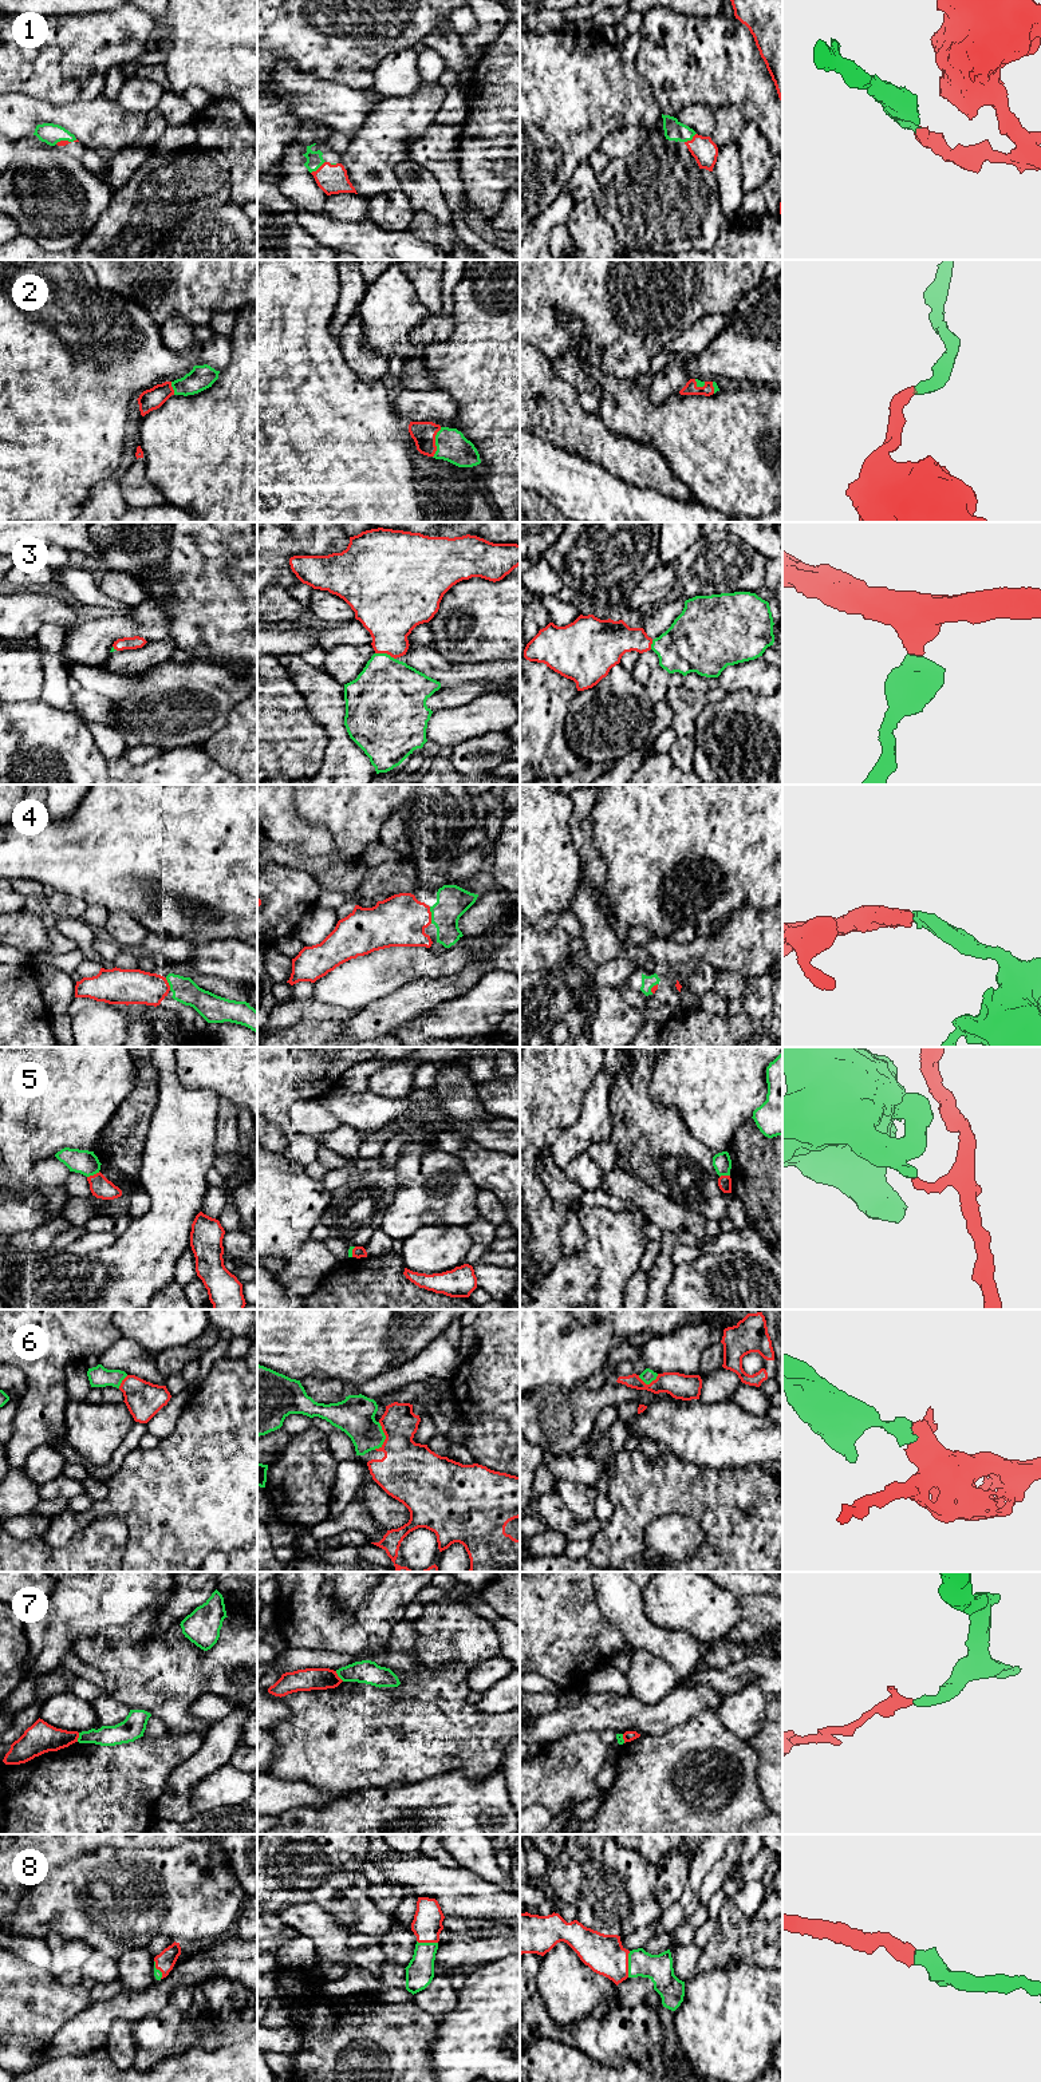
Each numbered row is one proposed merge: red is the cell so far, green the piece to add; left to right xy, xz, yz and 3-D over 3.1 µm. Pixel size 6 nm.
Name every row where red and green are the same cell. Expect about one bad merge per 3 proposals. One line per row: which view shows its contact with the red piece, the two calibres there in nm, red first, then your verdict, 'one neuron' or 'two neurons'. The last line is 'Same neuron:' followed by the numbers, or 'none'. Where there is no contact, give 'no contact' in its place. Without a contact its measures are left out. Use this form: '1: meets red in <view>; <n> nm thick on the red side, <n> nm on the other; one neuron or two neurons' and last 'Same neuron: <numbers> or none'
1: meets red in xz; 180 nm thick on the red side, 100 nm on the other; one neuron
2: meets red in xz; 140 nm thick on the red side, 190 nm on the other; one neuron
3: meets red in xz; 360 nm thick on the red side, 420 nm on the other; one neuron
4: meets red in xz; 300 nm thick on the red side, 190 nm on the other; one neuron
5: meets red in xy; 120 nm thick on the red side, 150 nm on the other; two neurons
6: meets red in xz; 360 nm thick on the red side, 240 nm on the other; one neuron
7: meets red in xz; 130 nm thick on the red side, 140 nm on the other; two neurons
8: meets red in yz; 240 nm thick on the red side, 160 nm on the other; one neuron
Same neuron: 1, 2, 3, 4, 6, 8

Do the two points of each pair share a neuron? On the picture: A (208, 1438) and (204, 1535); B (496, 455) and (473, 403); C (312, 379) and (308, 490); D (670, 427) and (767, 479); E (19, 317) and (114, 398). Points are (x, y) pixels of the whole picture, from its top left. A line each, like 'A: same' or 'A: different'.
A: same
B: same
C: same
D: same
E: same

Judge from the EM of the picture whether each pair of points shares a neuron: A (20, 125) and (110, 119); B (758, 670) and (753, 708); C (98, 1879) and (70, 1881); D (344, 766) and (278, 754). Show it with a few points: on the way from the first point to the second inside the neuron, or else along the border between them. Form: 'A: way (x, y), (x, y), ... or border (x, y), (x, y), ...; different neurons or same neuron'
A: way (43, 115), (87, 117); same neuron
B: border (728, 692), (748, 690), (768, 695); different neurons
C: way (91, 1881), (77, 1881); same neuron
D: border (327, 731), (326, 755), (319, 770); different neurons

